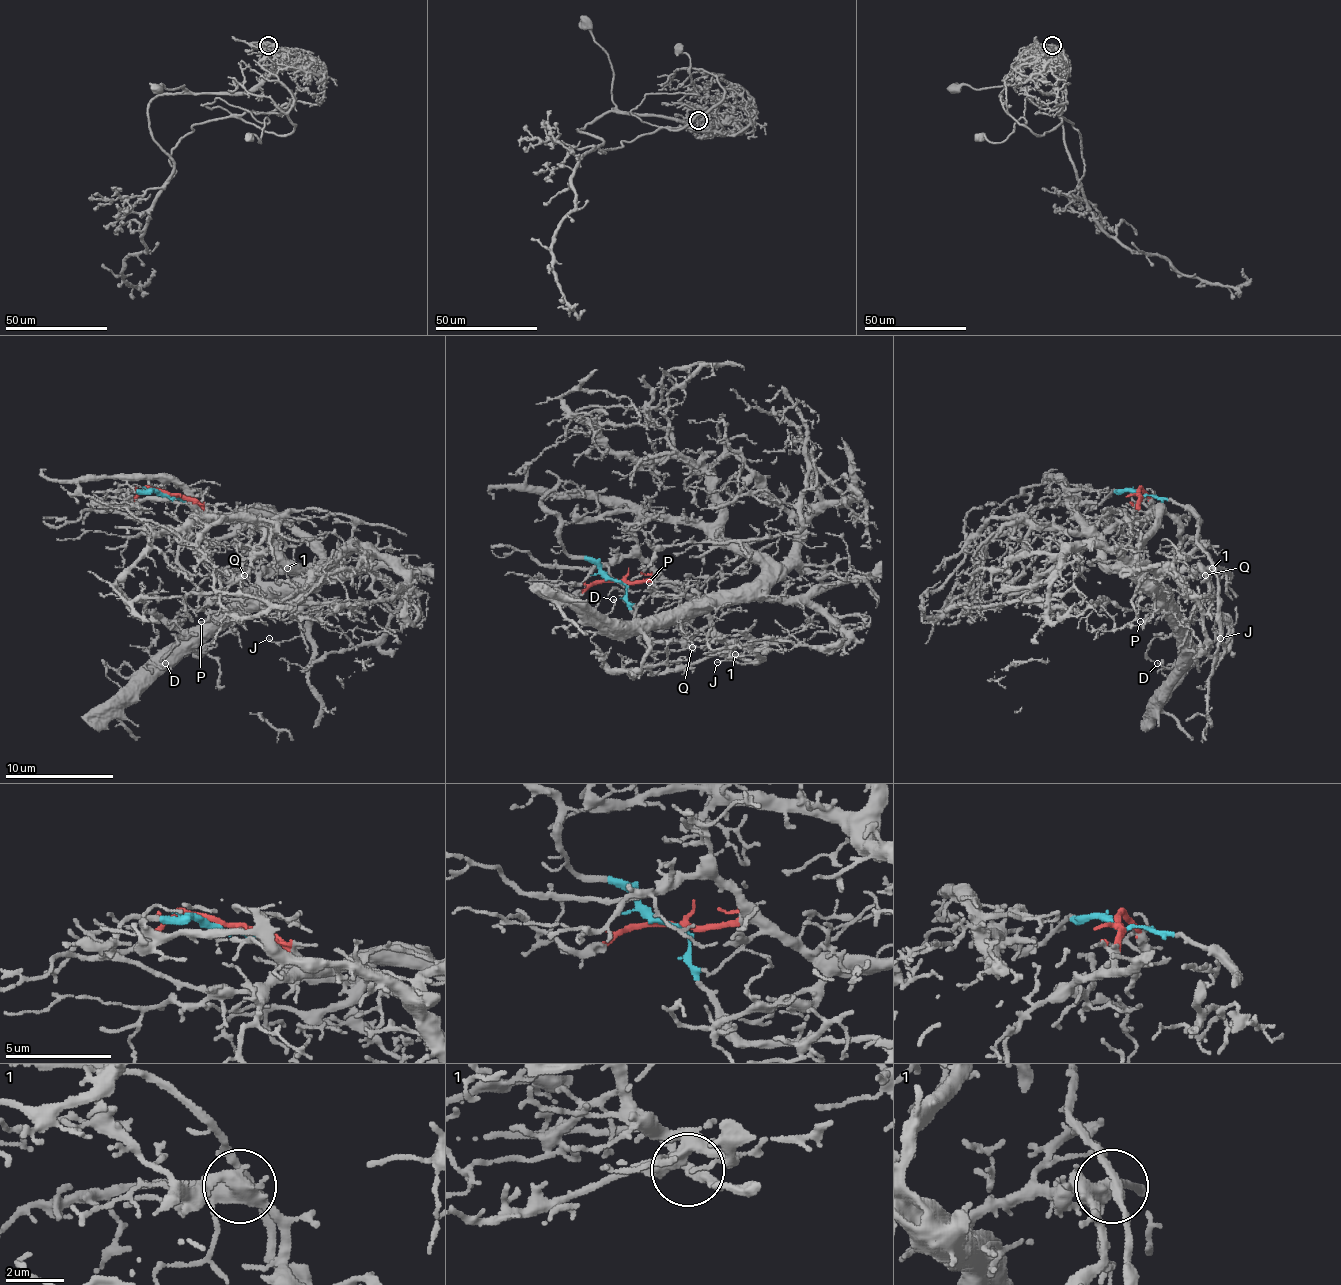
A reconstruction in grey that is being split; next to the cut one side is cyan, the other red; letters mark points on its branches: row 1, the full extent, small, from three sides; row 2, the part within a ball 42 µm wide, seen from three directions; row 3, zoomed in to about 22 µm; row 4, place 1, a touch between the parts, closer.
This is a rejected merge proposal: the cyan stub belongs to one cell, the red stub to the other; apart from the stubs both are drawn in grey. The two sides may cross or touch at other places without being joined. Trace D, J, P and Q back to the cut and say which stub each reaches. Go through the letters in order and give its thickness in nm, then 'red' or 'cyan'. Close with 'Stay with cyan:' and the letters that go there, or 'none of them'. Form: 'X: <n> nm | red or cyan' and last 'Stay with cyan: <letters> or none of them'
D: 90 nm | red
J: 110 nm | cyan
P: 170 nm | red
Q: 130 nm | red
Stay with cyan: J

